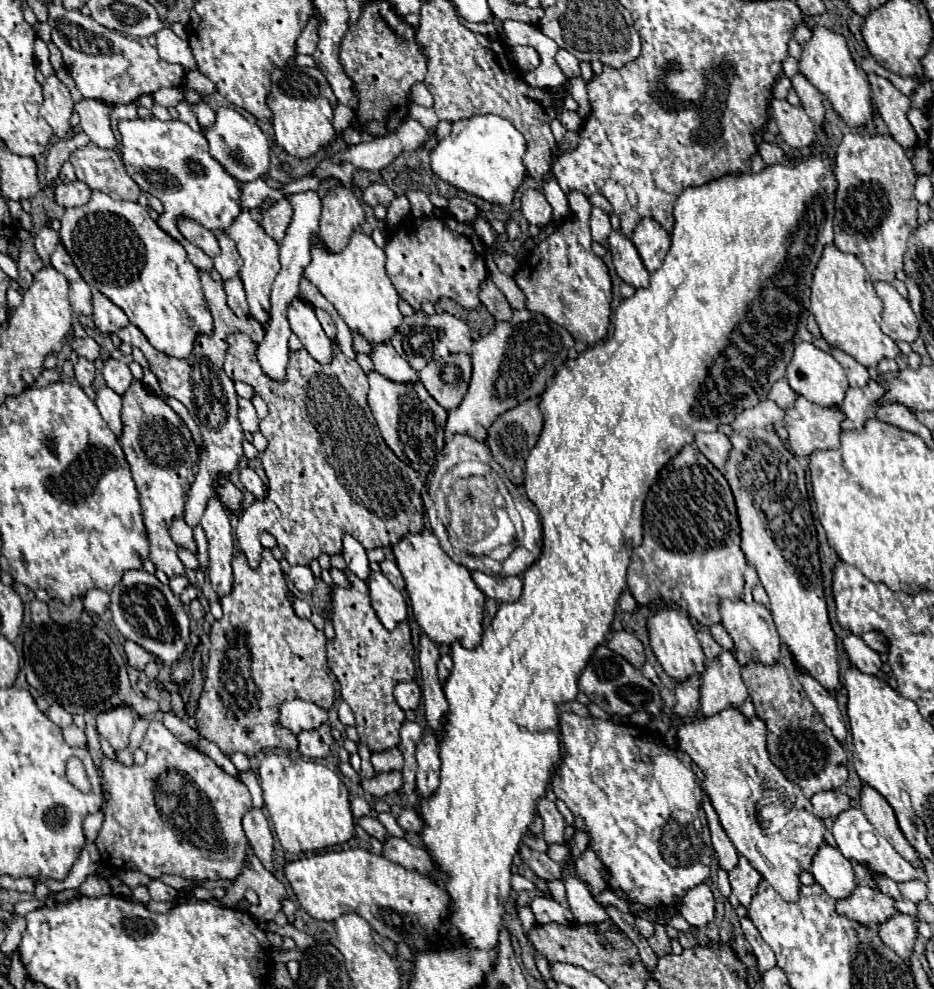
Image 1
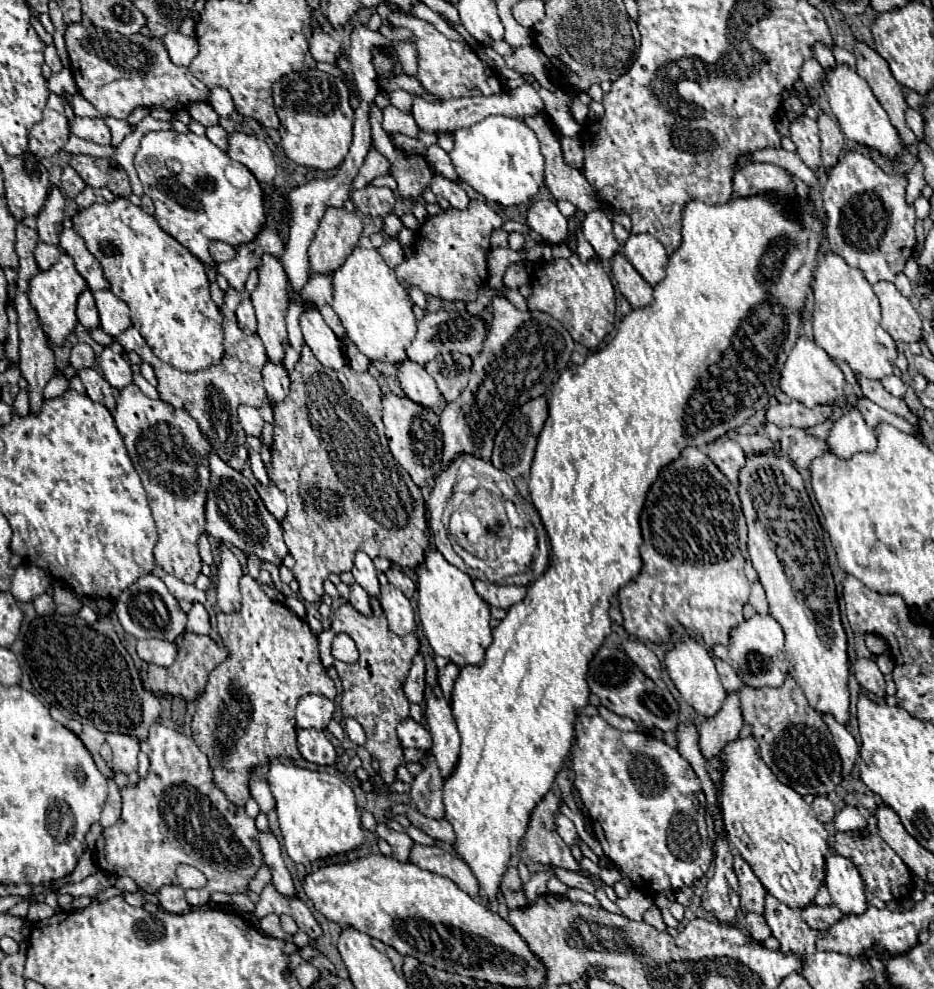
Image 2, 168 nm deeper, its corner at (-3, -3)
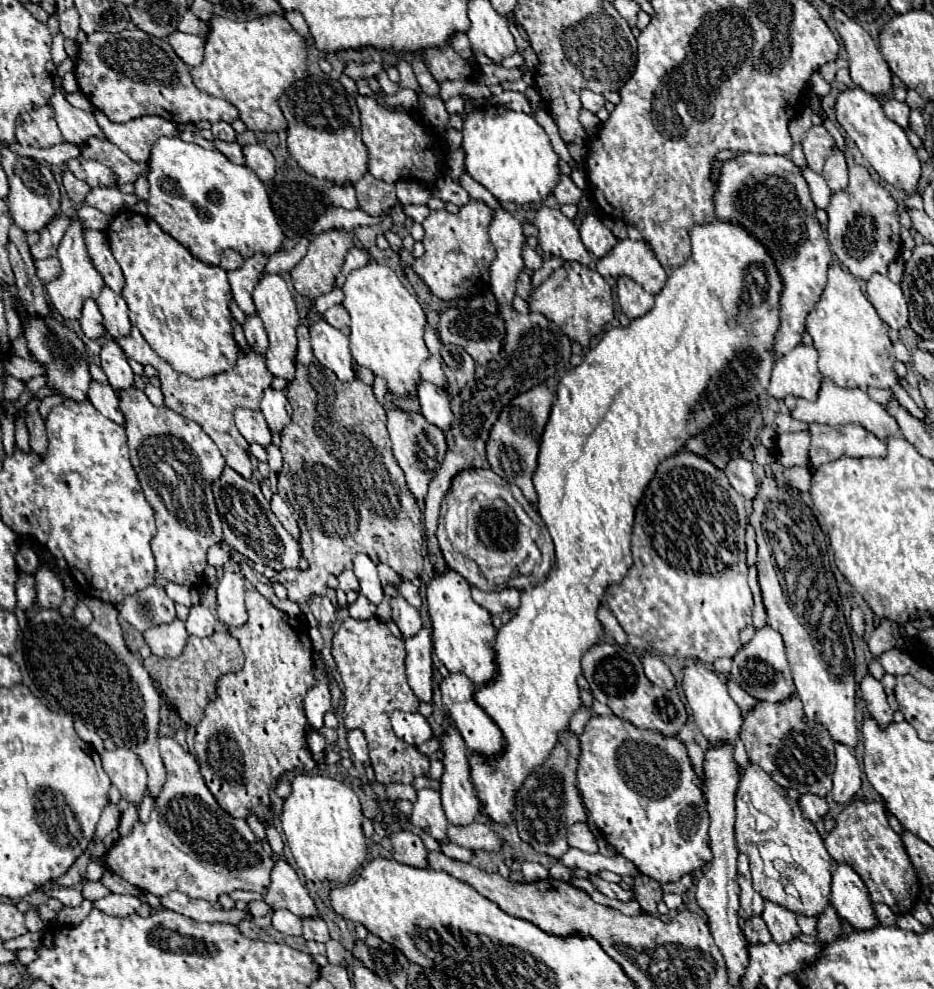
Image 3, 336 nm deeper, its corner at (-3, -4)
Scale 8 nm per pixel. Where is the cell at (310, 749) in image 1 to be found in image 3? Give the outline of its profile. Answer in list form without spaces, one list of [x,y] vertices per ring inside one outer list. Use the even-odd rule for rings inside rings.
[[[309,730],[309,734],[307,734],[307,746],[309,746],[313,758],[315,758],[317,762],[323,762],[323,756],[325,756],[325,750],[329,748],[329,744],[325,742],[325,738],[323,738],[319,732]]]

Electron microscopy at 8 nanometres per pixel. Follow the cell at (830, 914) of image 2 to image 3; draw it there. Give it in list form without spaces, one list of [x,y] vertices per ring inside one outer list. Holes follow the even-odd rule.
[[[765,902],[765,910],[763,910],[761,918],[765,920],[765,924],[769,928],[771,940],[777,944],[793,942],[795,938],[799,938],[801,932],[803,934],[815,934],[817,918],[809,918],[809,916],[797,918],[797,914],[793,914],[787,908],[781,908],[773,902]]]

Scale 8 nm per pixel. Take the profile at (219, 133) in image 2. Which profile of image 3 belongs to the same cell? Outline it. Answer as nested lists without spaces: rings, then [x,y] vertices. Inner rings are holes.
[[[217,140],[215,144],[217,144],[219,152],[225,154],[233,164],[245,164],[243,150],[241,150],[241,146],[239,146],[237,142],[231,142],[231,144],[229,144],[229,142],[221,142],[221,140]]]

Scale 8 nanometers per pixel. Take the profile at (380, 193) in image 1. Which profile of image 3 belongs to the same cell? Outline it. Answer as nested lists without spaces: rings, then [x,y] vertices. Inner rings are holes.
[[[365,174],[355,184],[355,190],[357,190],[359,208],[363,208],[371,216],[379,216],[383,210],[391,210],[397,204],[395,184],[377,180],[371,174]]]

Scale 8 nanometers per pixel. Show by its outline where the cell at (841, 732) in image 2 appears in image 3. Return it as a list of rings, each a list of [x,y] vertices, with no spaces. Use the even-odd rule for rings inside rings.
[[[835,744],[835,758],[837,766],[833,772],[831,798],[837,804],[847,804],[861,788],[861,768],[853,752],[843,744]]]

